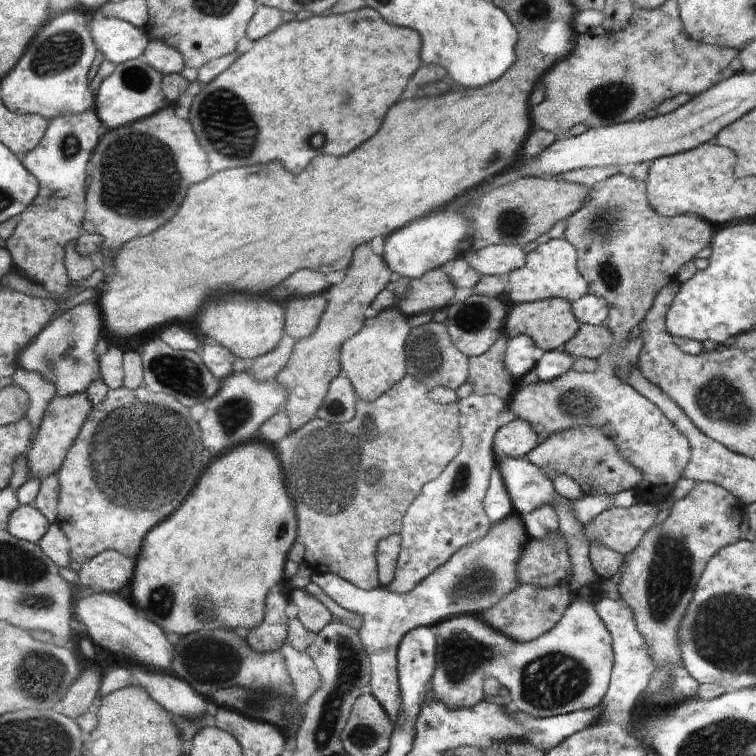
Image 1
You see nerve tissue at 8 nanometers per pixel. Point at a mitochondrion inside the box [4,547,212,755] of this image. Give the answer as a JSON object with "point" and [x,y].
{"point":[38,675]}

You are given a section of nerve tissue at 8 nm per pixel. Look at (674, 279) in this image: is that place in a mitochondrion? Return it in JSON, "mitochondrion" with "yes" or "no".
{"mitochondrion":"no"}

